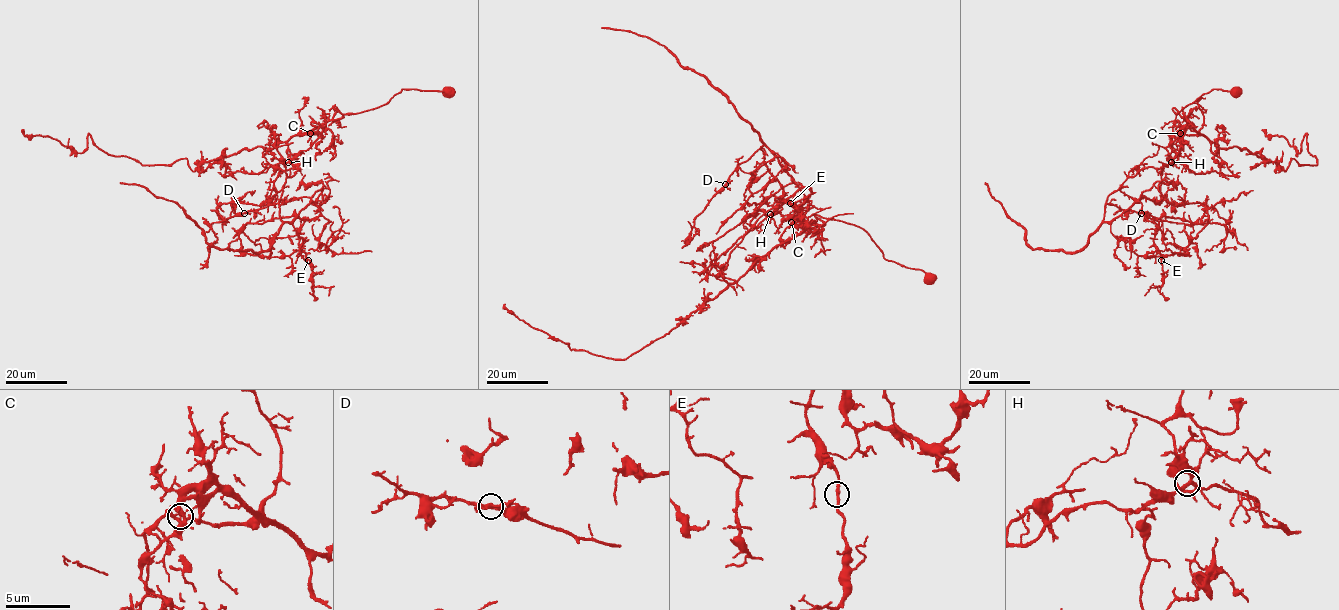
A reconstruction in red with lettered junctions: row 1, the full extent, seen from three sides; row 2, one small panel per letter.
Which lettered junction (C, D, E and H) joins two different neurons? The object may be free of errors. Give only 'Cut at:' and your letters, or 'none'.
Cut at: C

